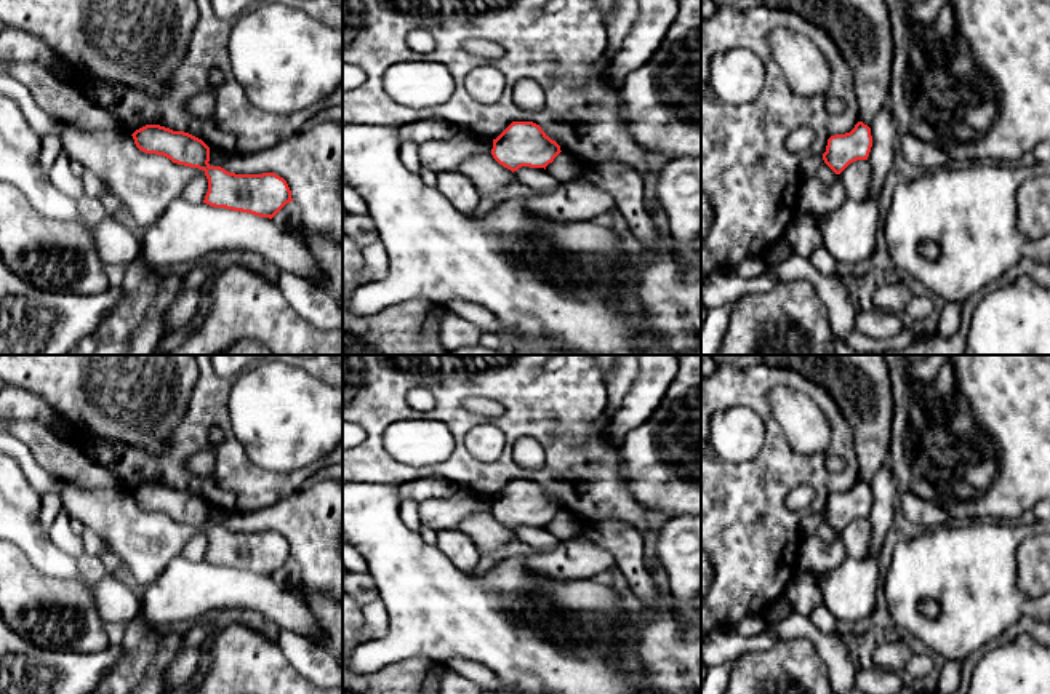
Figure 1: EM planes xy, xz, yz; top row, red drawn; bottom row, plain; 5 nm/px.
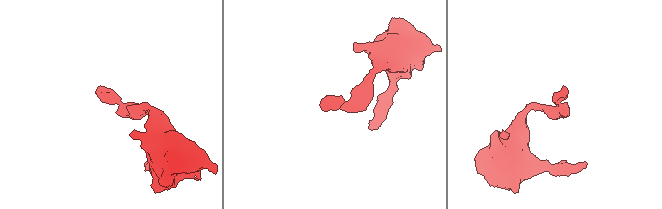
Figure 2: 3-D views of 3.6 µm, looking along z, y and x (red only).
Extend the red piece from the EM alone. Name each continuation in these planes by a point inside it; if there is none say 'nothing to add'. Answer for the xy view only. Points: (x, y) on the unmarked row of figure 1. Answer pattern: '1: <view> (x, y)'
nothing to add

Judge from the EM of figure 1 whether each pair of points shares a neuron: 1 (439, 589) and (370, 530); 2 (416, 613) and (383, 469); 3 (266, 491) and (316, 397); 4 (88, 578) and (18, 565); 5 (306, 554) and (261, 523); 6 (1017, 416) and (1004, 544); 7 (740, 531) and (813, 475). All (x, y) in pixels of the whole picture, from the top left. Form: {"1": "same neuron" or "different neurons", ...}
{"1": "same neuron", "2": "different neurons", "3": "different neurons", "4": "same neuron", "5": "same neuron", "6": "different neurons", "7": "same neuron"}

